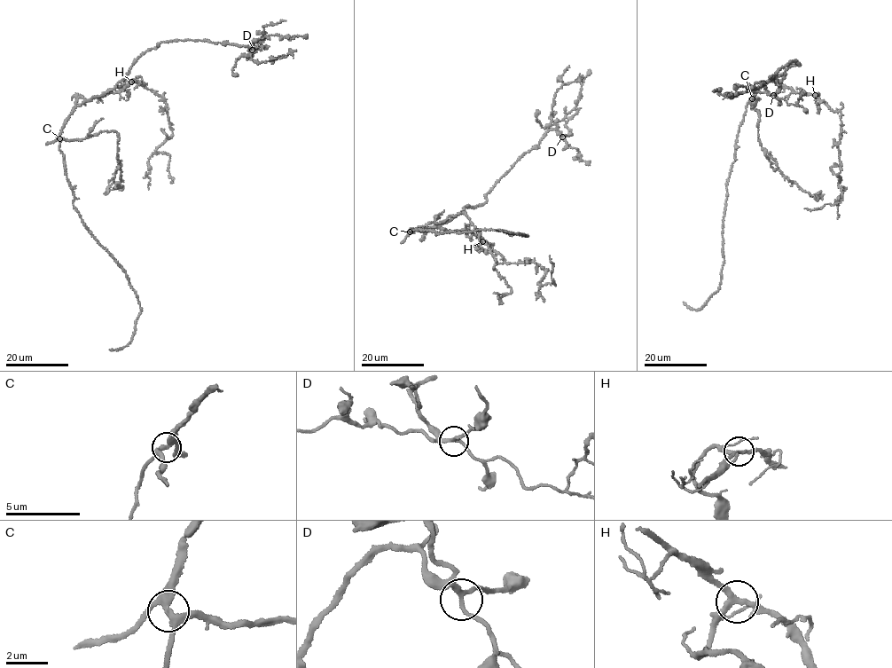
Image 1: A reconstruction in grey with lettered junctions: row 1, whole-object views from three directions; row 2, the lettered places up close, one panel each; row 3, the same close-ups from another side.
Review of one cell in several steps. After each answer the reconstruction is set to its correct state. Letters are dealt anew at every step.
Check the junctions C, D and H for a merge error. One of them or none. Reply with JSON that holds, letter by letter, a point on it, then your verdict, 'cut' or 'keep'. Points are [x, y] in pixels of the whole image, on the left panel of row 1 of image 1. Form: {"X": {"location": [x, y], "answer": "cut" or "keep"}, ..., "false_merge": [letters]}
{"C": {"location": [59, 138], "answer": "keep"}, "D": {"location": [252, 50], "answer": "keep"}, "H": {"location": [131, 82], "answer": "keep"}, "false_merge": []}

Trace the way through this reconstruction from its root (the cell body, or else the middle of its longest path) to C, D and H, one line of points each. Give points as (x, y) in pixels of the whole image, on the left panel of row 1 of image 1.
C: (76, 107), (63, 126), (59, 138)
D: (76, 107), (113, 90), (140, 55), (162, 43), (207, 40), (247, 45), (252, 50)
H: (76, 107), (107, 93), (121, 91), (131, 82)

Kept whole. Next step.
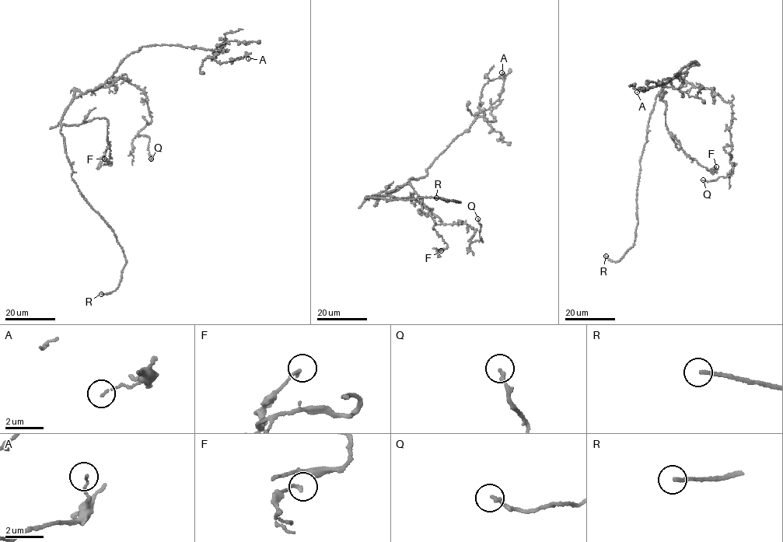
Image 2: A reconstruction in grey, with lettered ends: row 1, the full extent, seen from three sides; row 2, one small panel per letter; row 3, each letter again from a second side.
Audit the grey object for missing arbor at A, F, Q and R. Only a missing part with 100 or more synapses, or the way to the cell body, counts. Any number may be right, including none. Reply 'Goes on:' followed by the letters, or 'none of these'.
Goes on: R

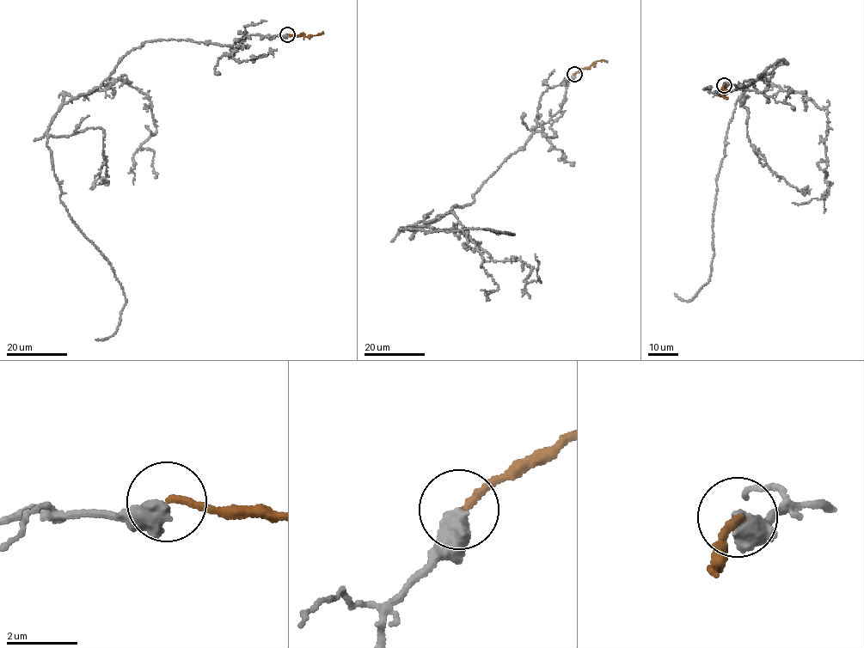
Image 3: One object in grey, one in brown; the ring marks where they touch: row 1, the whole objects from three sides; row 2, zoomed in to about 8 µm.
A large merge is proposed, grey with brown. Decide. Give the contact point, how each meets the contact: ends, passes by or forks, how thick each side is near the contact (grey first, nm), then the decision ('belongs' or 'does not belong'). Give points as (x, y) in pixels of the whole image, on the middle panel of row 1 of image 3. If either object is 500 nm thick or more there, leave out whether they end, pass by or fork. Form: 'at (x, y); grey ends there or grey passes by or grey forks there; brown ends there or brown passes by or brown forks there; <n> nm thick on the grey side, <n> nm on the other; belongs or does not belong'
at (574, 74); 550 nm thick on the grey side, 180 nm on the other; does not belong

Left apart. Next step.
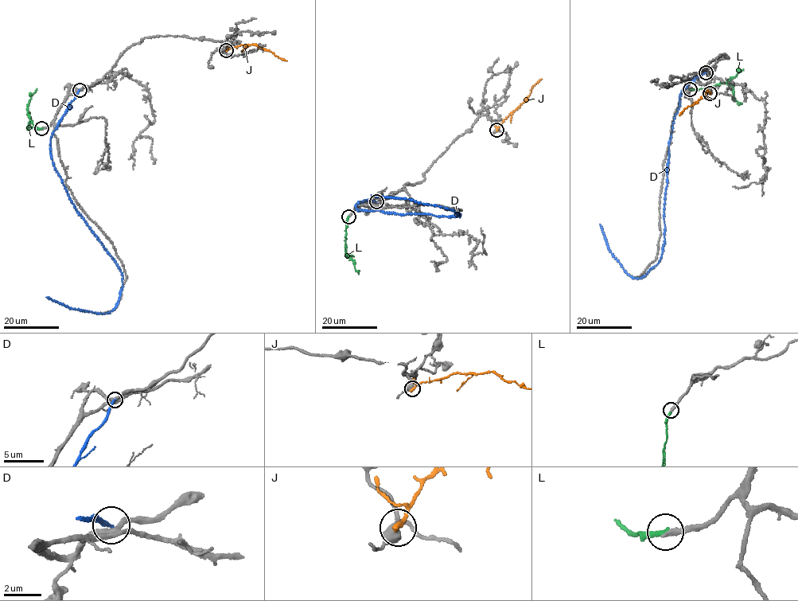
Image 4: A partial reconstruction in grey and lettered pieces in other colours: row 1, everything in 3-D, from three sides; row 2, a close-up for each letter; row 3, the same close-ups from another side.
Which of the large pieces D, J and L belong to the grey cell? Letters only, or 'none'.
L

